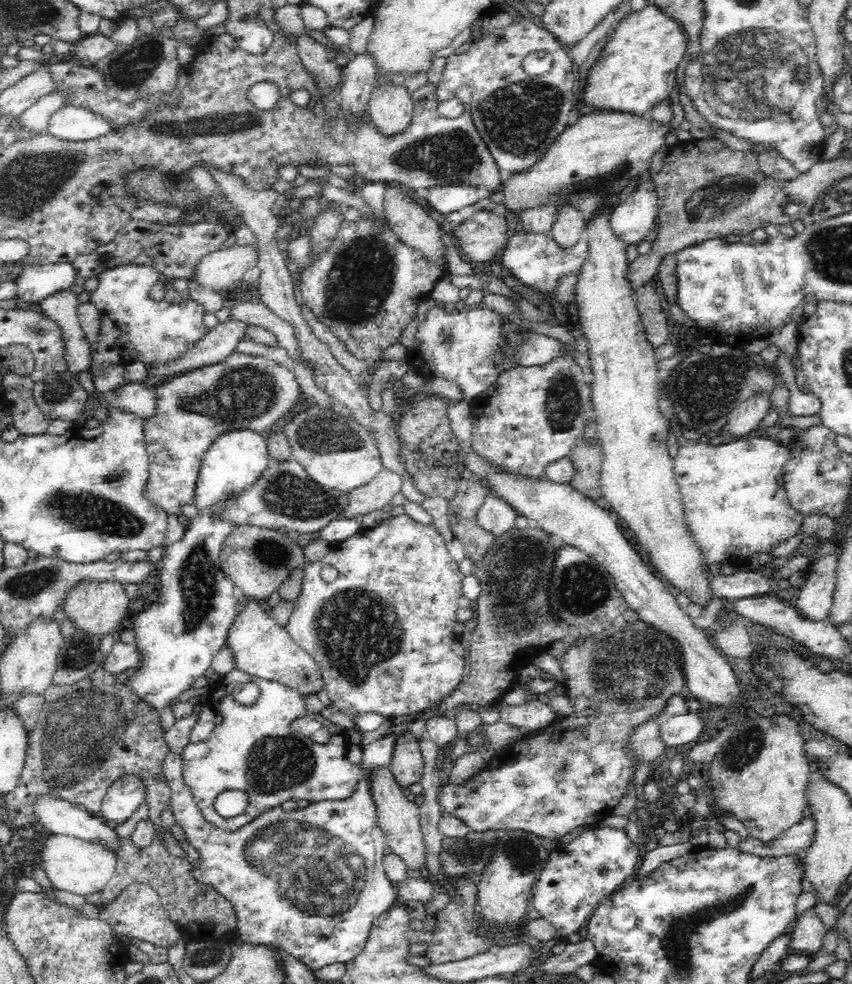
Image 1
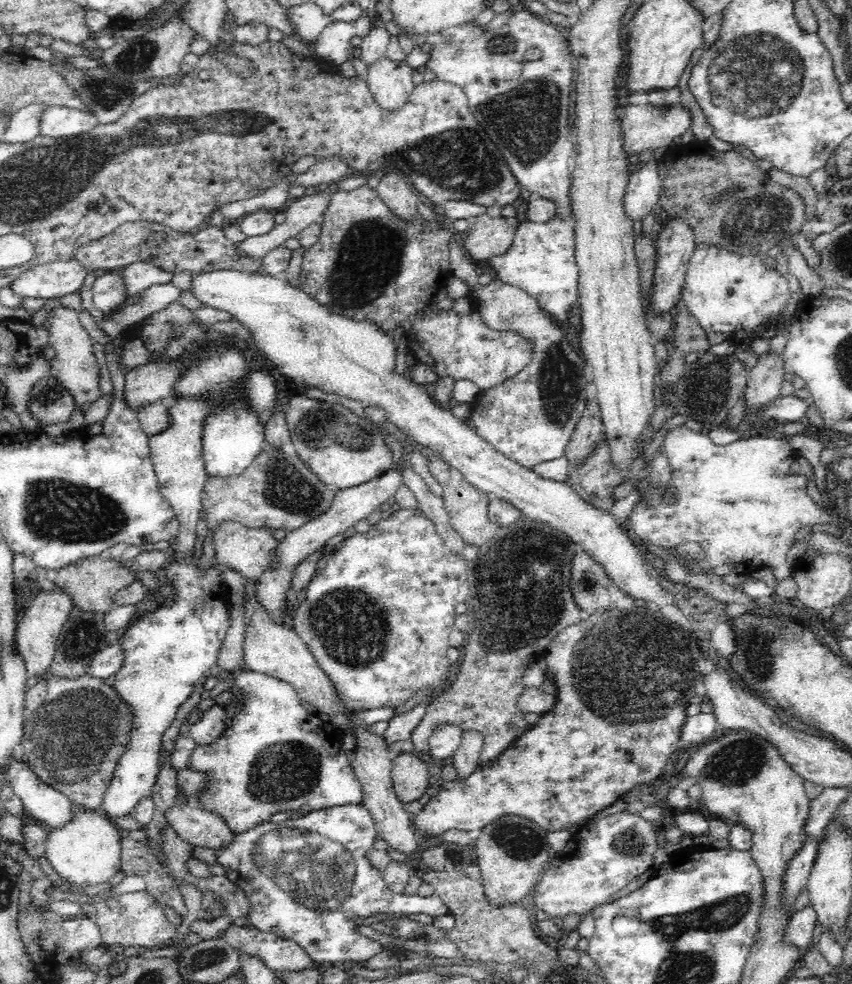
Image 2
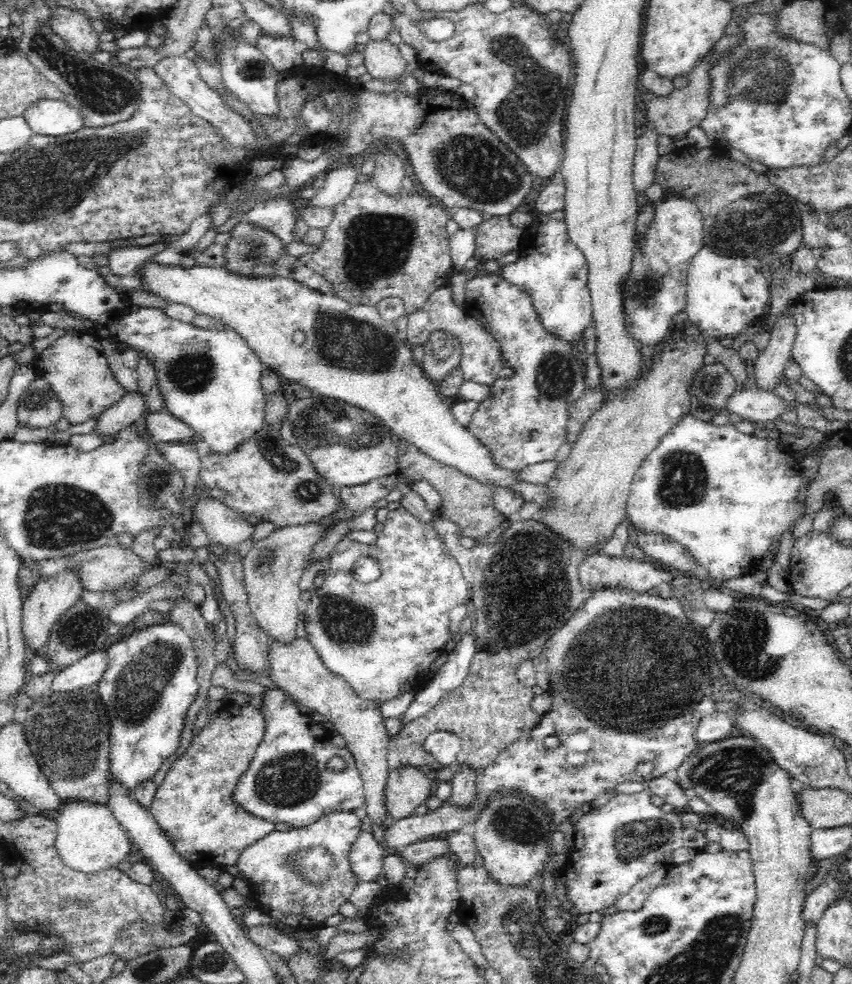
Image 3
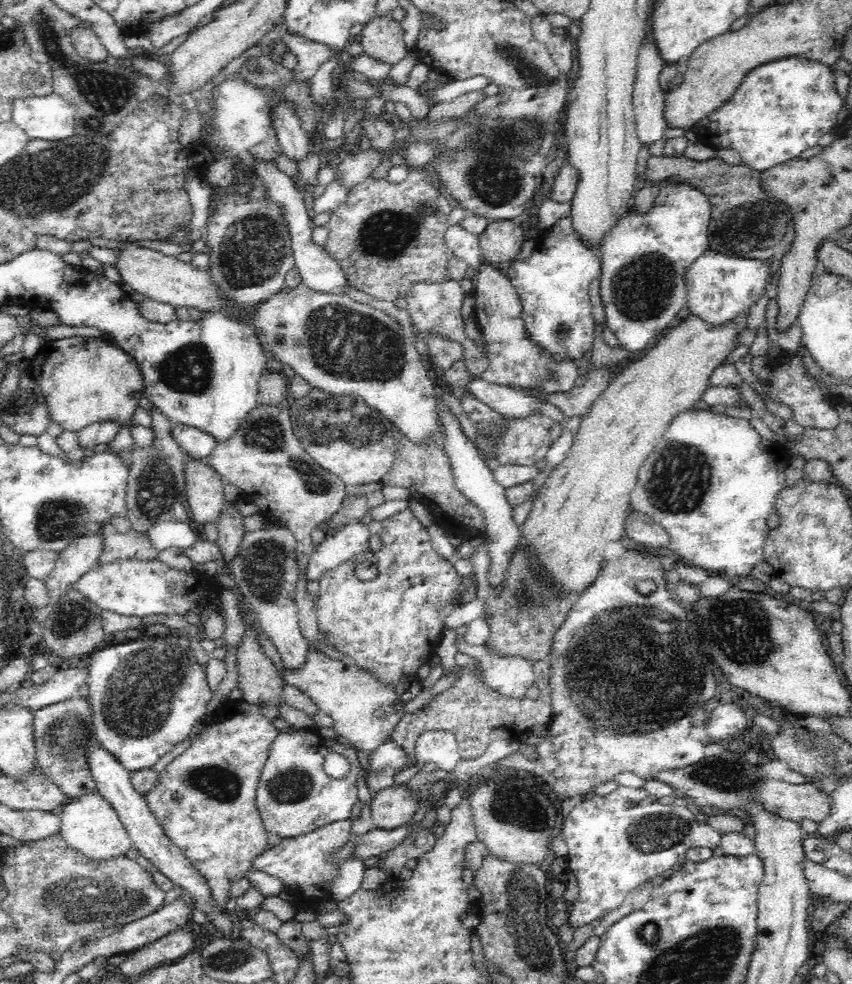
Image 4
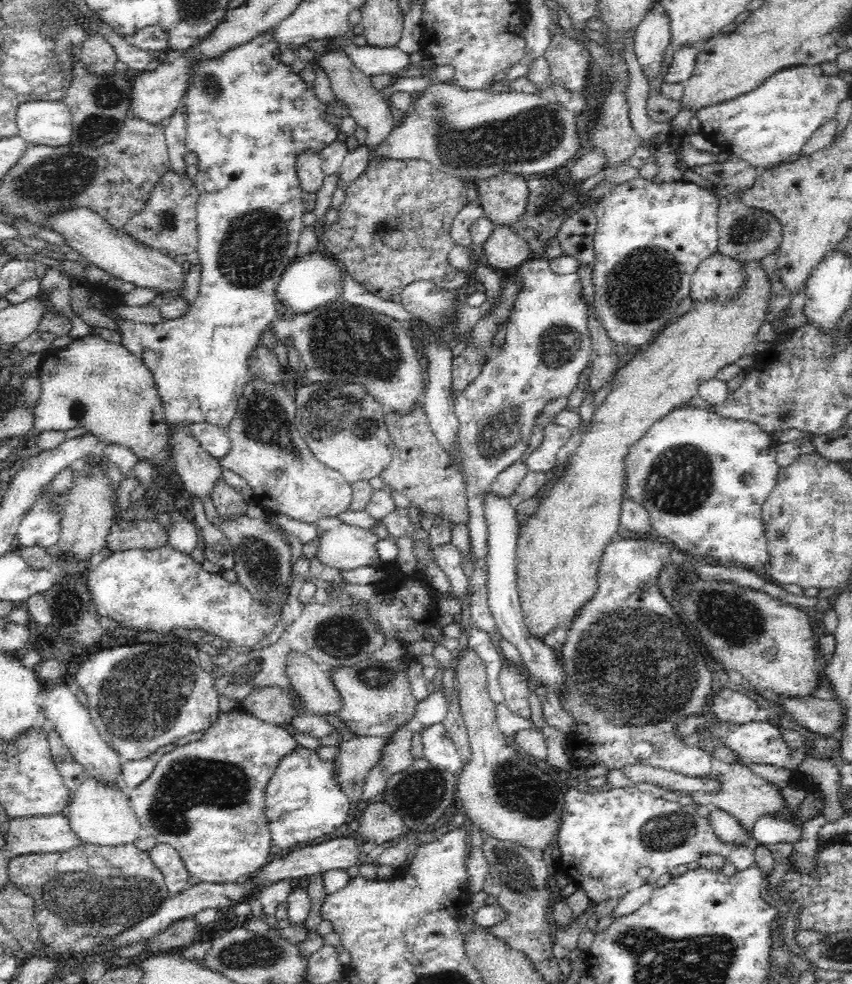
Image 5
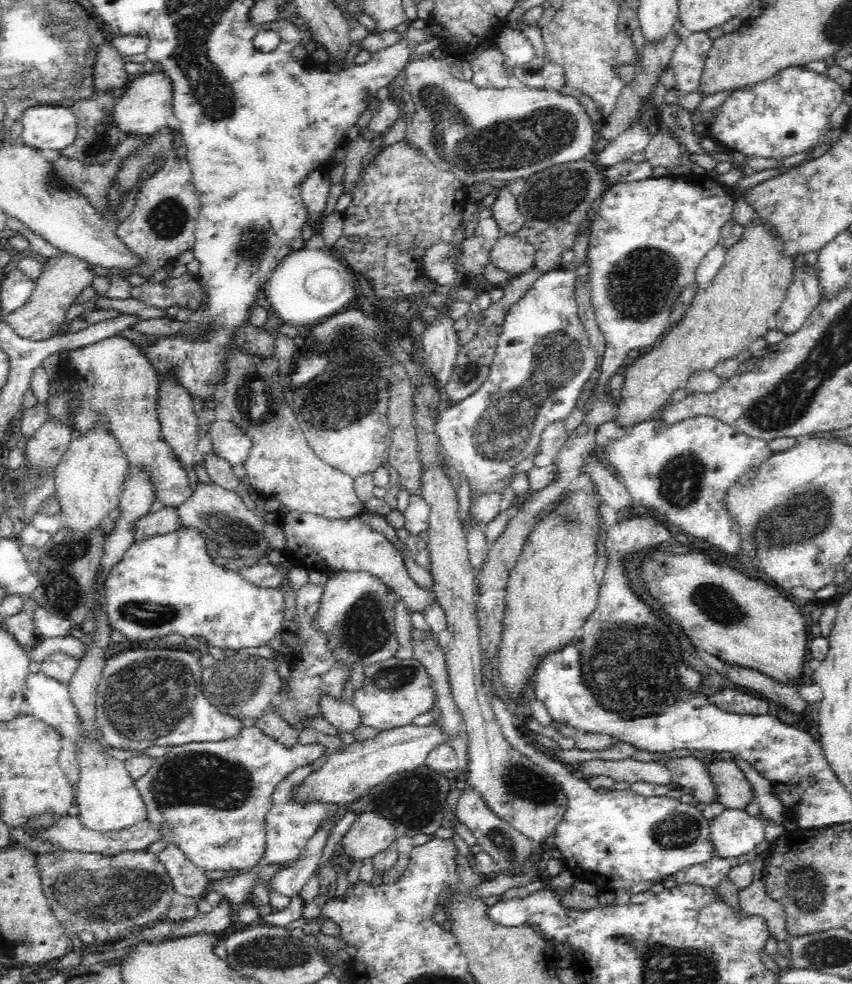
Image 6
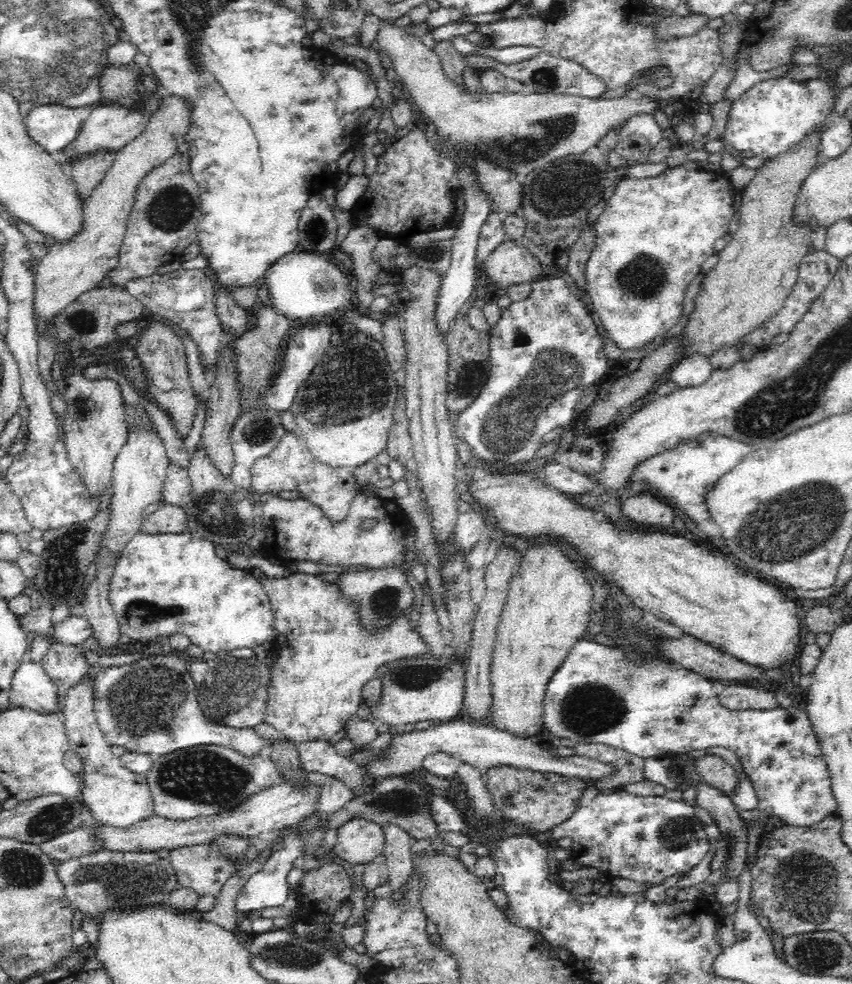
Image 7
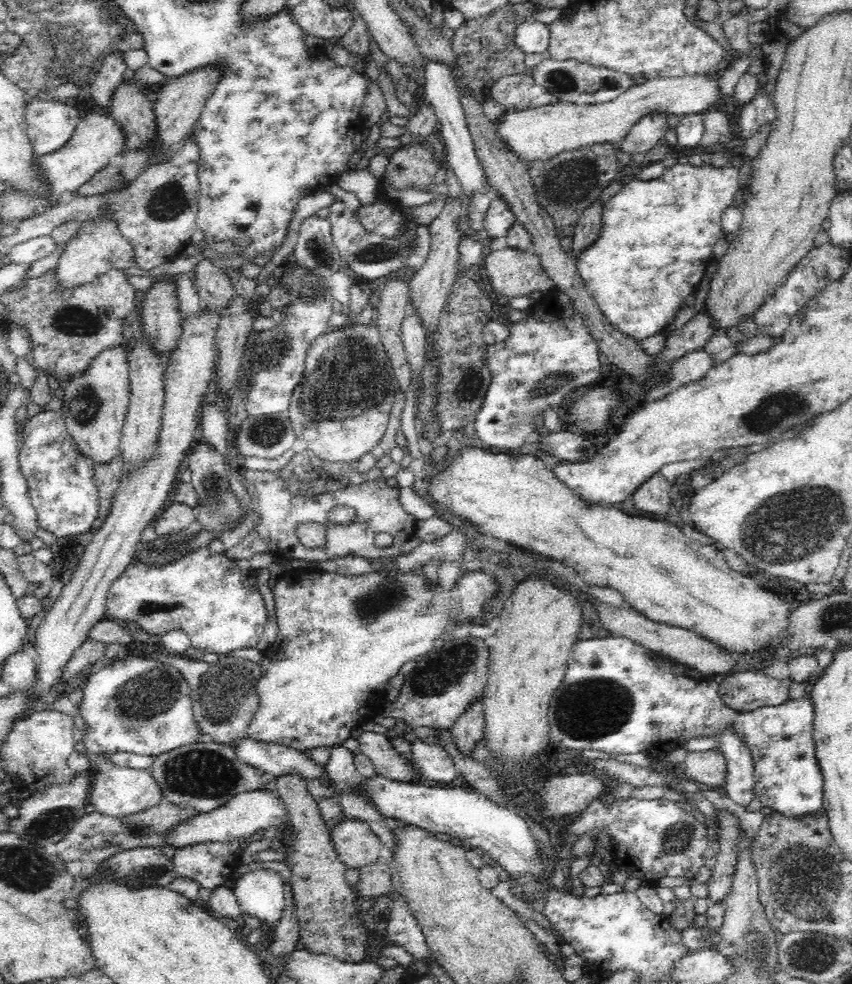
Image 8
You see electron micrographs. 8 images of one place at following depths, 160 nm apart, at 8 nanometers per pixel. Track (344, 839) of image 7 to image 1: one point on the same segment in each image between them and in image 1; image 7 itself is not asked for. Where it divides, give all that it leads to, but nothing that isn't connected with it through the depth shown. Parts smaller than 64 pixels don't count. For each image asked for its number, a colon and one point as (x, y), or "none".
1: (407, 764)
2: (411, 779)
3: (406, 789)
4: (393, 808)
5: (379, 824)
6: (370, 834)

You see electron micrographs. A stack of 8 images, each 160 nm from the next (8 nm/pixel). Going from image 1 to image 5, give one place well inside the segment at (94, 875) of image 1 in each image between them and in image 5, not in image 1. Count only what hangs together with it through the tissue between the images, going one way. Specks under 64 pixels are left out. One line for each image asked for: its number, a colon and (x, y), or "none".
2: (88, 848)
3: (89, 839)
4: (89, 824)
5: (100, 812)

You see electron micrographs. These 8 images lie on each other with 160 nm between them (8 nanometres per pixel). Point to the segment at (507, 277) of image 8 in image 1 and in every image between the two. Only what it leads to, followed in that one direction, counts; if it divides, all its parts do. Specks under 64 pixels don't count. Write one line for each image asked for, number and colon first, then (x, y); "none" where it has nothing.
1: (483, 235)
2: (490, 236)
3: (496, 237)
4: (502, 240)
5: (505, 249)
6: (513, 255)
7: (510, 264)

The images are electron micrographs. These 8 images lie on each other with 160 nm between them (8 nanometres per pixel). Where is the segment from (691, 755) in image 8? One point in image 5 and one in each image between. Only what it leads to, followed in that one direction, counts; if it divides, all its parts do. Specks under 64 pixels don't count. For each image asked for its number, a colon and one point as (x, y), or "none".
5: (740, 792)
6: (734, 791)
7: (714, 770)

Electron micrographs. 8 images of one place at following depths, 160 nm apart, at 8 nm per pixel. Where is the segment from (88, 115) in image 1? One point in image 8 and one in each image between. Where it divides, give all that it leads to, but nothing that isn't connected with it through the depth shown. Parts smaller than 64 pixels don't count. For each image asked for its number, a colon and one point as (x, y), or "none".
2: (56, 121)
3: (46, 117)
4: (51, 118)
5: (42, 123)
6: (46, 127)
7: (53, 126)
8: (49, 124)

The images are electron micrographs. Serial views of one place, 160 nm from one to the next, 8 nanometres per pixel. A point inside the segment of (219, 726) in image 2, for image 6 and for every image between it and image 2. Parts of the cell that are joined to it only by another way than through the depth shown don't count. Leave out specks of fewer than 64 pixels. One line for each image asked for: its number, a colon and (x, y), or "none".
3: (195, 803)
4: (205, 800)
5: (207, 799)
6: (213, 797)

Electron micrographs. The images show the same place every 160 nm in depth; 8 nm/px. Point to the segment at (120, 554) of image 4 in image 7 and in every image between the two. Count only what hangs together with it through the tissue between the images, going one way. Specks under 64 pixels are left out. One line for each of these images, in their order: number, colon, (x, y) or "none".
5: (144, 534)
6: (167, 520)
7: (168, 519)

